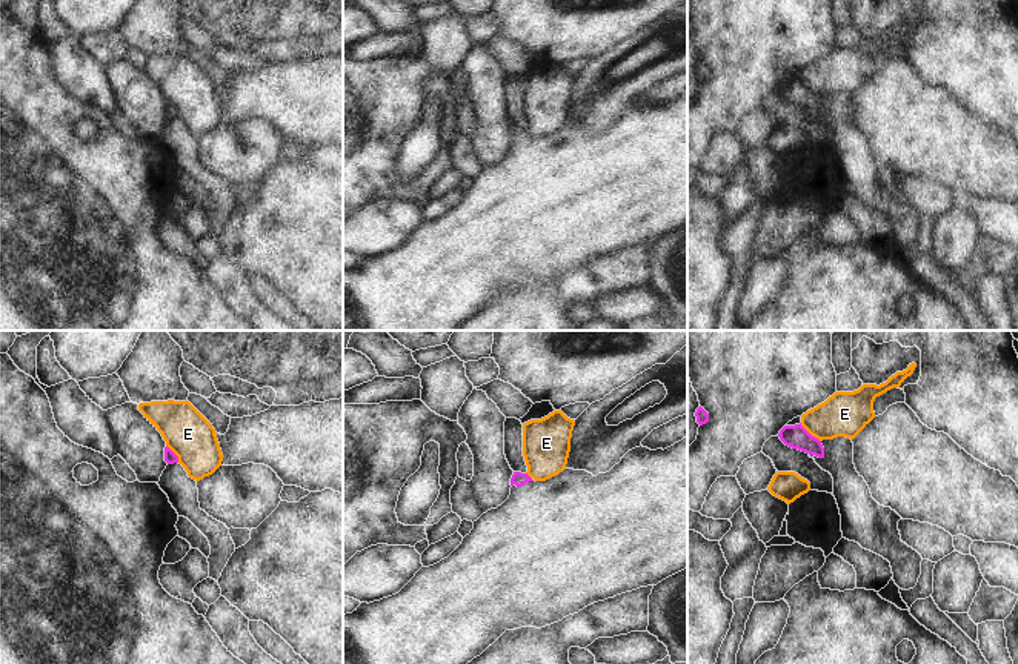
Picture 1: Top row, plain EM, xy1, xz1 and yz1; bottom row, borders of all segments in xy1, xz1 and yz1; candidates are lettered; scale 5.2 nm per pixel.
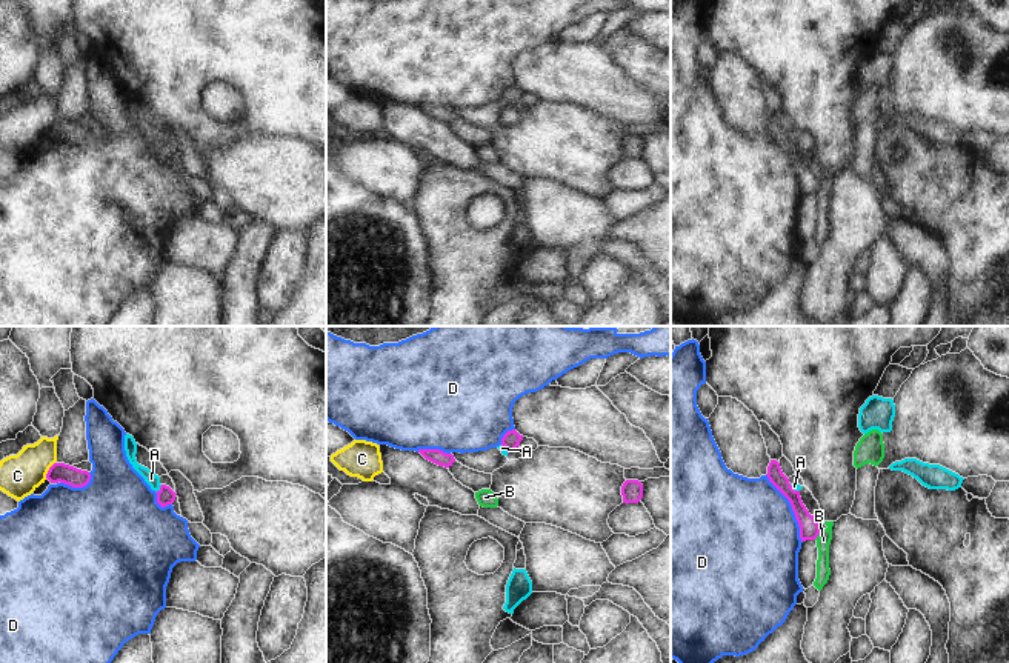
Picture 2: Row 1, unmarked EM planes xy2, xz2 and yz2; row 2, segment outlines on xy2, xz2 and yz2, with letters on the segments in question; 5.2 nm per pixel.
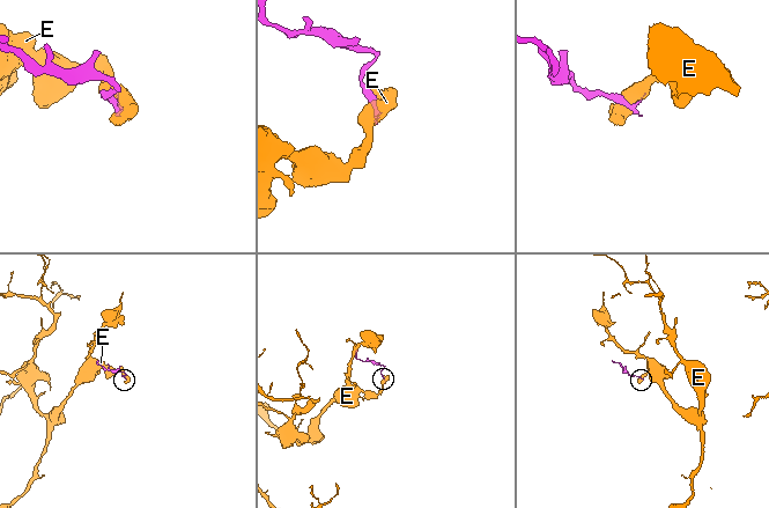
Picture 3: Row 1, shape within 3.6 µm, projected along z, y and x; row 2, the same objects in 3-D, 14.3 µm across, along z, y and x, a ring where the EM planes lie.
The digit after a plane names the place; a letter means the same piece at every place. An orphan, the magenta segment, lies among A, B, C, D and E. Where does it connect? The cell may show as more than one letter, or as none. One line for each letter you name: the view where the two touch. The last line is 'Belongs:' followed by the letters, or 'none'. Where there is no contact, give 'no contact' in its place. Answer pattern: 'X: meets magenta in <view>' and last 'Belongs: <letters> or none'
Belongs: none

